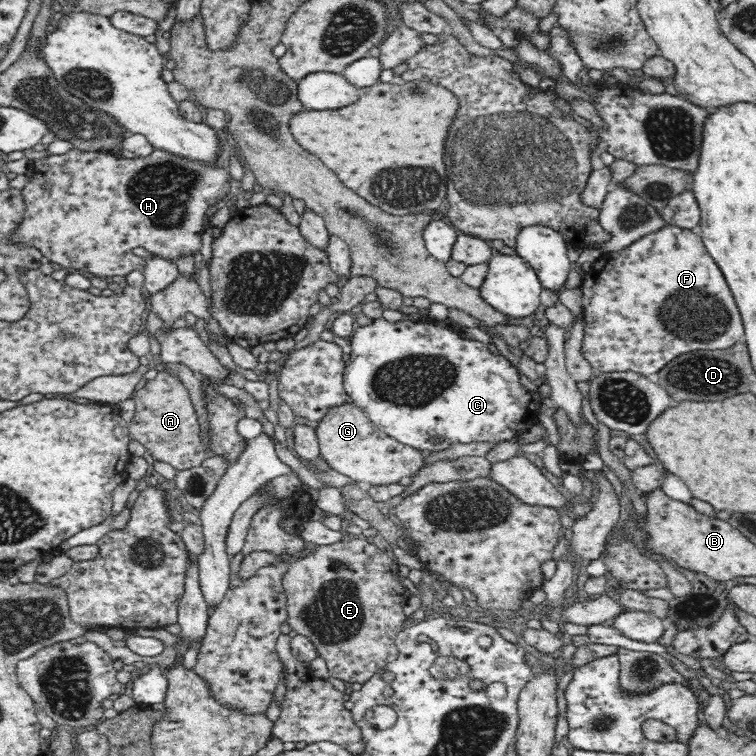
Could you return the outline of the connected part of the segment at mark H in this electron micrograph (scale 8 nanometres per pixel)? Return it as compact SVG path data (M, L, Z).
M73 148L66 154L30 161L25 175L28 182L20 191L25 206L22 223L6 239L38 249L63 268L86 270L100 279L142 271L144 259L136 252L140 247L174 261L180 254L198 252L208 206L220 202L232 188L229 172L224 168L184 160L160 149L148 157L127 160L111 153L81 152Z

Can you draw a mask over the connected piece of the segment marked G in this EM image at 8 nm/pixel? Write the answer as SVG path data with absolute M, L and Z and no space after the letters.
M354 403L330 409L315 430L319 451L332 469L349 476L362 486L386 486L414 476L425 464L422 451L407 447L386 435L371 423L366 413Z

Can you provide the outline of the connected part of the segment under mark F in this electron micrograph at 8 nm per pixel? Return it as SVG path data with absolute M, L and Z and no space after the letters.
M666 225L660 230L639 238L621 251L602 255L591 264L590 270L585 272L581 286L581 312L583 313L582 319L585 323L582 352L594 371L599 373L632 371L637 372L639 375L655 378L656 373L676 357L681 357L692 351L701 353L711 350L726 350L733 347L737 342L745 340L745 328L739 314L739 308L735 303L735 298L730 291L729 285L726 284L720 268L716 266L716 262L712 260L712 256L706 252L706 248L704 248L704 244L702 244L700 238L701 236L698 231Z

